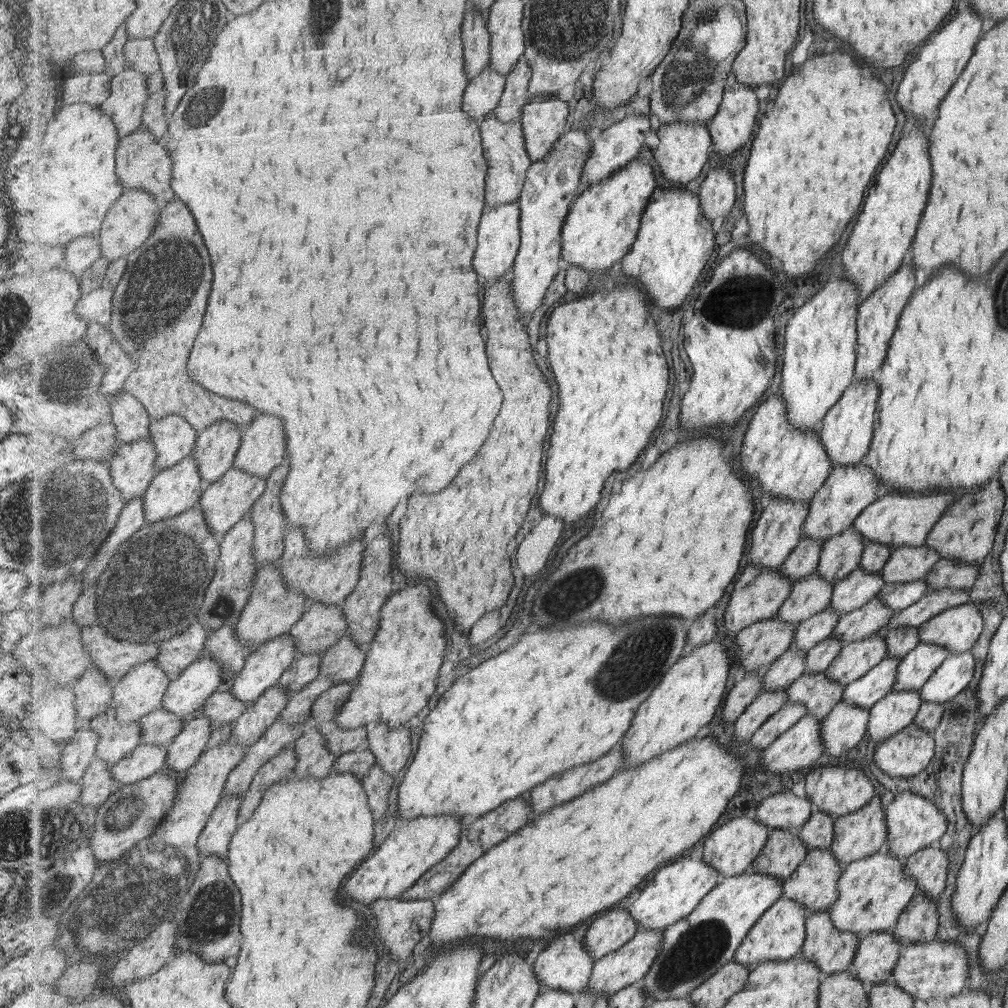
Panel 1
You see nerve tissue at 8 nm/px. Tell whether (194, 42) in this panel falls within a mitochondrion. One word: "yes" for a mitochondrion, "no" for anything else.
yes

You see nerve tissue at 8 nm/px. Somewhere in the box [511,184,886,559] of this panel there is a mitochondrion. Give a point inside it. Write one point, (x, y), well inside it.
(740, 303)

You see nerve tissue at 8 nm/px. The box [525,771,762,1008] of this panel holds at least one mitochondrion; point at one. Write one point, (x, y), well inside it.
(697, 951)

